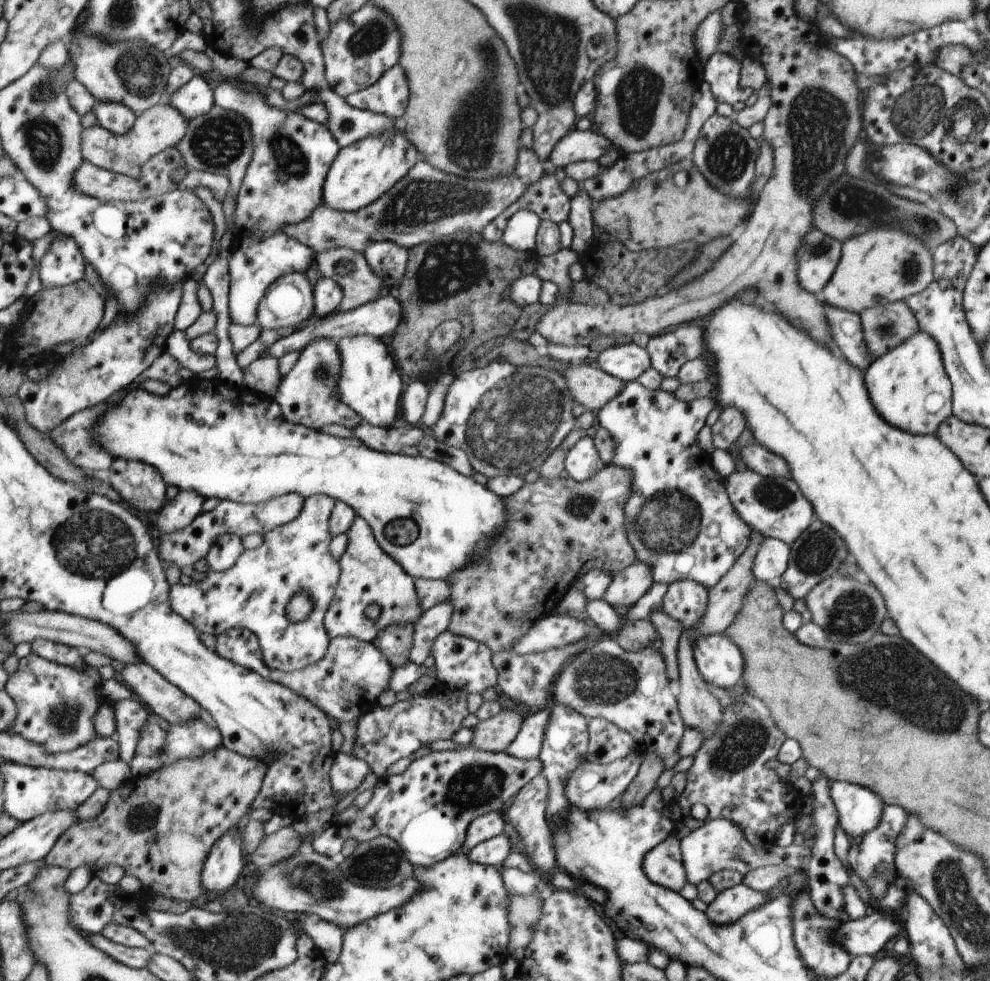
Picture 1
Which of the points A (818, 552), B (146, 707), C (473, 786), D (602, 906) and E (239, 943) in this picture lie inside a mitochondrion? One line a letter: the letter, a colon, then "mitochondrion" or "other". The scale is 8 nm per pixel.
A: mitochondrion
B: other
C: mitochondrion
D: other
E: mitochondrion

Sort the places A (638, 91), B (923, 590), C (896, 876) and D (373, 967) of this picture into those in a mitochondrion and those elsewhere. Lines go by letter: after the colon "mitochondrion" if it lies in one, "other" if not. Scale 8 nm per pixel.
A: mitochondrion
B: other
C: other
D: other

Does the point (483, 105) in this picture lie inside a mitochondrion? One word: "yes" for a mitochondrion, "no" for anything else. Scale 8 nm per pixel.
yes

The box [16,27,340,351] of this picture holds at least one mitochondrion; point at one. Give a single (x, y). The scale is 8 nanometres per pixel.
(41, 133)

